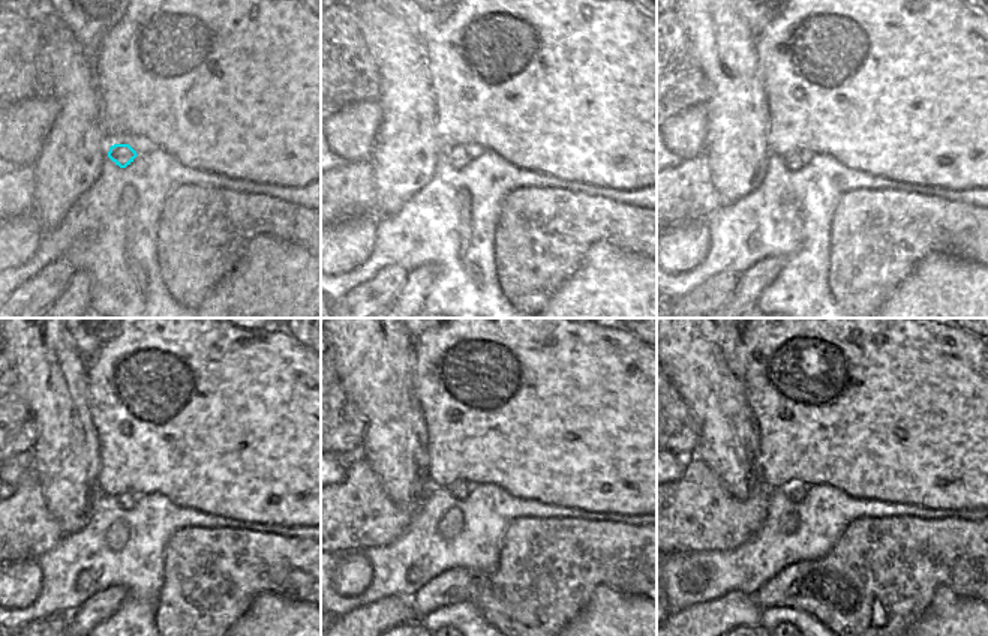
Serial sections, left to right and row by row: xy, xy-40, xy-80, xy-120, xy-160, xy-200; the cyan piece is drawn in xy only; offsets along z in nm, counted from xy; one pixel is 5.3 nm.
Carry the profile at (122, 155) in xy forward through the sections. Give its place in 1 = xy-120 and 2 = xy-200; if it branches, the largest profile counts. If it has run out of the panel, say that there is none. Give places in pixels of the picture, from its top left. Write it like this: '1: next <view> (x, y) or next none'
1: next xy-120 (126, 500)
2: next xy-200 (796, 491)

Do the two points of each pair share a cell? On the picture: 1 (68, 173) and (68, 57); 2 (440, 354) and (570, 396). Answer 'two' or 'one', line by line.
1: one
2: one

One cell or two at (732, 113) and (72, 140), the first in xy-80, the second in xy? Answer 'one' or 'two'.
one

